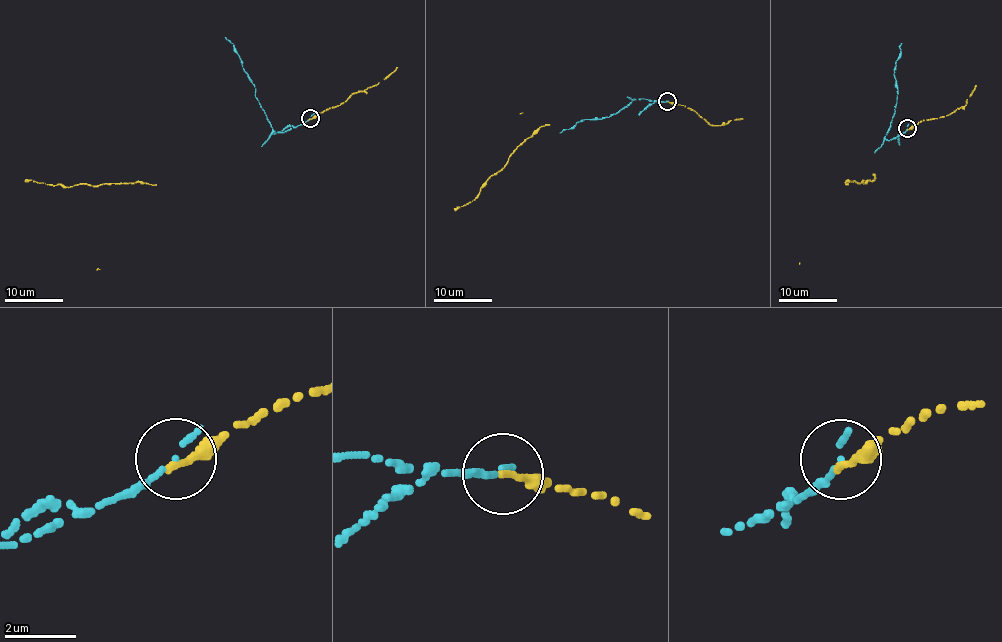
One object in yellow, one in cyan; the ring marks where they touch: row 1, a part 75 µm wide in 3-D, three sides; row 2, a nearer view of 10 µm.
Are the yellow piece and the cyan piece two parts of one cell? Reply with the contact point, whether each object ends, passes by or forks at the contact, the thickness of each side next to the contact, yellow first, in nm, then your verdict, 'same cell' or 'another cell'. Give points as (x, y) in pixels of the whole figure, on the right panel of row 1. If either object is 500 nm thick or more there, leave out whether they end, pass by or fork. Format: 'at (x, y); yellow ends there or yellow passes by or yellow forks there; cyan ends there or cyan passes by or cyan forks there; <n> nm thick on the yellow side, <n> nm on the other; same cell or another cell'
at (907, 128); yellow ends there; cyan passes by; 200 nm thick on the yellow side, 90 nm on the other; same cell

